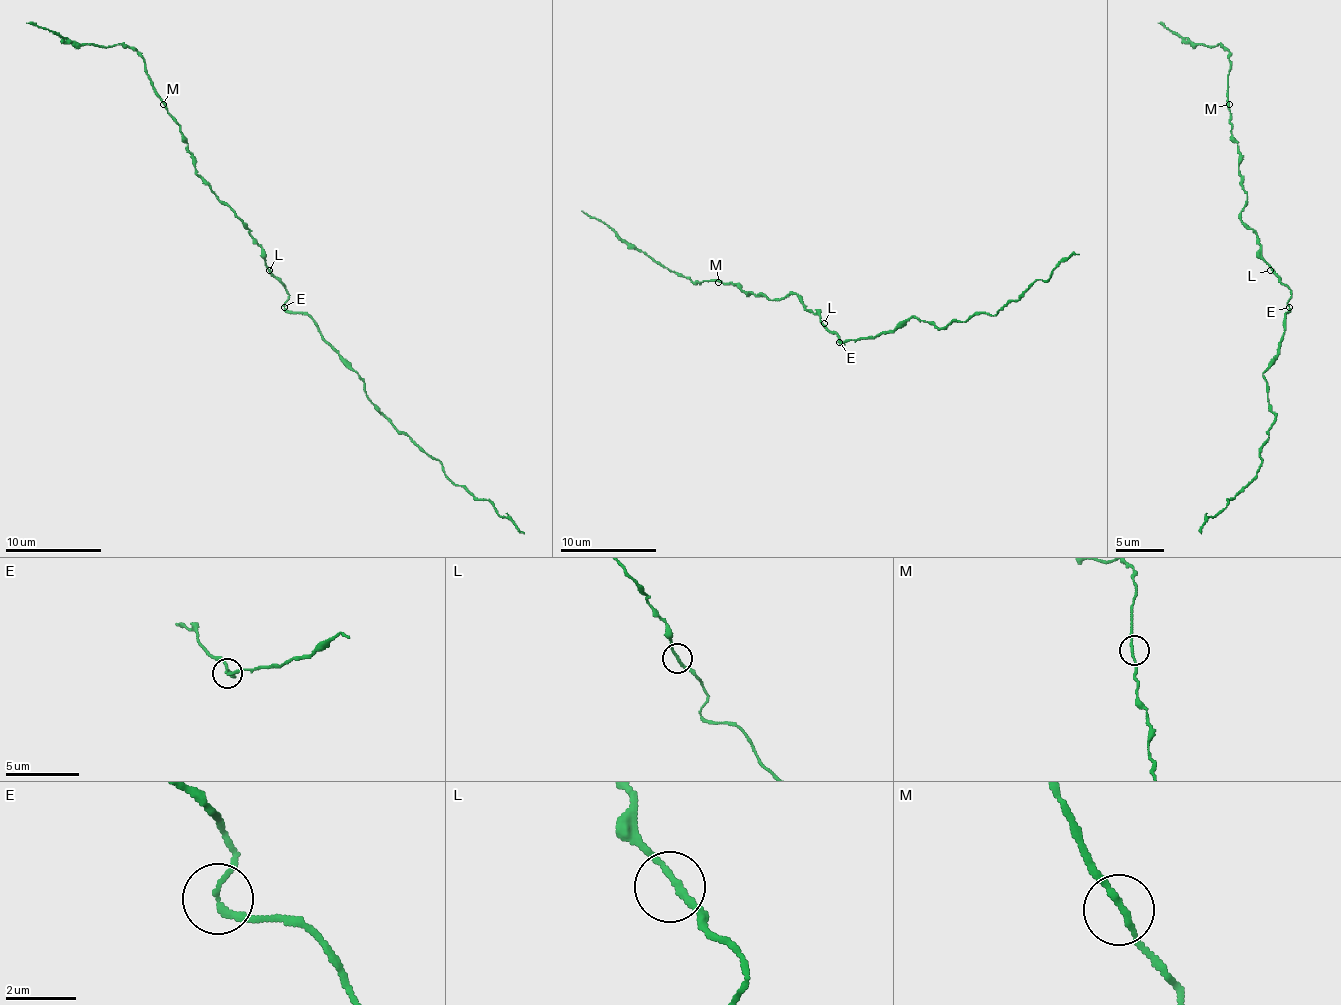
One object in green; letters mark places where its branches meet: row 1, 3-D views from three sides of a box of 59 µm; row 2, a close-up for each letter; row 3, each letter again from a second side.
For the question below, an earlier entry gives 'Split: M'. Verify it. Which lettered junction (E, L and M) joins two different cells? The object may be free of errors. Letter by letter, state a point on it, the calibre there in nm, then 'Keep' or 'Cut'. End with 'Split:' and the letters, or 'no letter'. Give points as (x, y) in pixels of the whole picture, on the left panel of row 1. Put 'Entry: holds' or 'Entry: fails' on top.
Entry: fails
E: Place: (284, 307). Thickness 170 nm. Keep
L: Place: (269, 270). Thickness 180 nm. Keep
M: Place: (163, 104). Thickness 160 nm. Keep
Split: no letter

